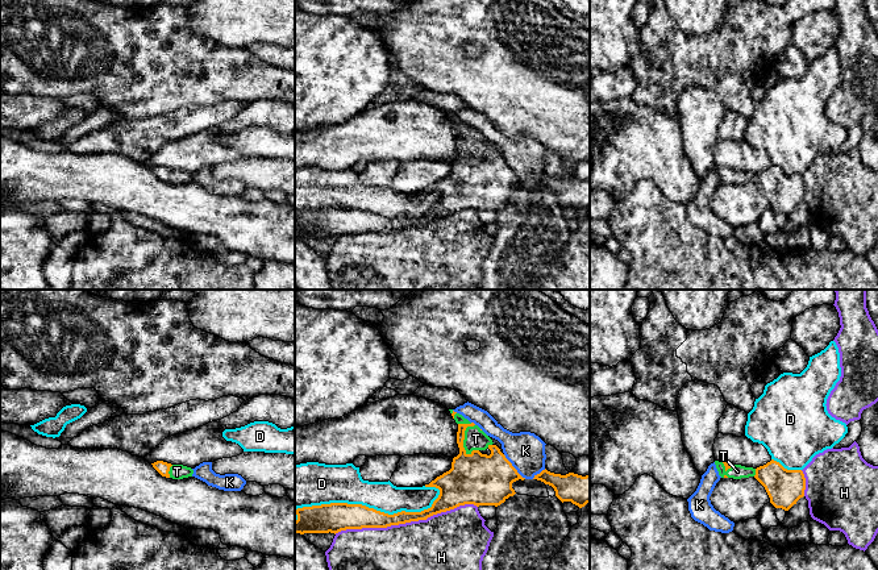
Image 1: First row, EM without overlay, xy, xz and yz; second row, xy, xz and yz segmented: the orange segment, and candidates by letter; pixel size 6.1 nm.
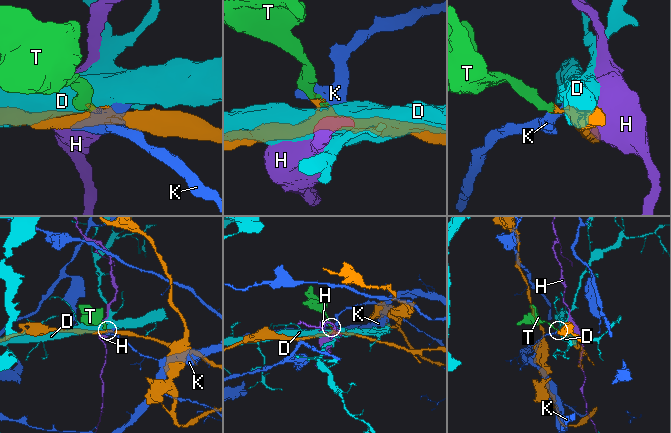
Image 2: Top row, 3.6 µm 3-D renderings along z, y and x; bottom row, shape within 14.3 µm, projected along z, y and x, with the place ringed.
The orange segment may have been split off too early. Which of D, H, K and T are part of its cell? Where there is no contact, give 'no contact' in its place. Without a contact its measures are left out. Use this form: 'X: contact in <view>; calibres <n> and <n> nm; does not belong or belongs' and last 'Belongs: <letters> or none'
D: contact in xz; calibres 180 and 240 nm; does not belong
H: contact in xz; calibres 130 and 340 nm; does not belong
K: contact in xz; calibres 320 and 240 nm; does not belong
T: contact in xz; calibres 280 and 130 nm; belongs
Belongs: T

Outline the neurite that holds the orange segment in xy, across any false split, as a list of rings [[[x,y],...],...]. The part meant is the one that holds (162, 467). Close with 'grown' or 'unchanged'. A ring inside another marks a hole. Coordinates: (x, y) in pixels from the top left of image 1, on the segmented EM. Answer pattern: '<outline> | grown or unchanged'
[[[157,461],[151,465],[162,477],[166,478],[183,479],[192,477],[194,474],[194,470],[191,467],[183,465],[171,465],[163,461]]] | grown

